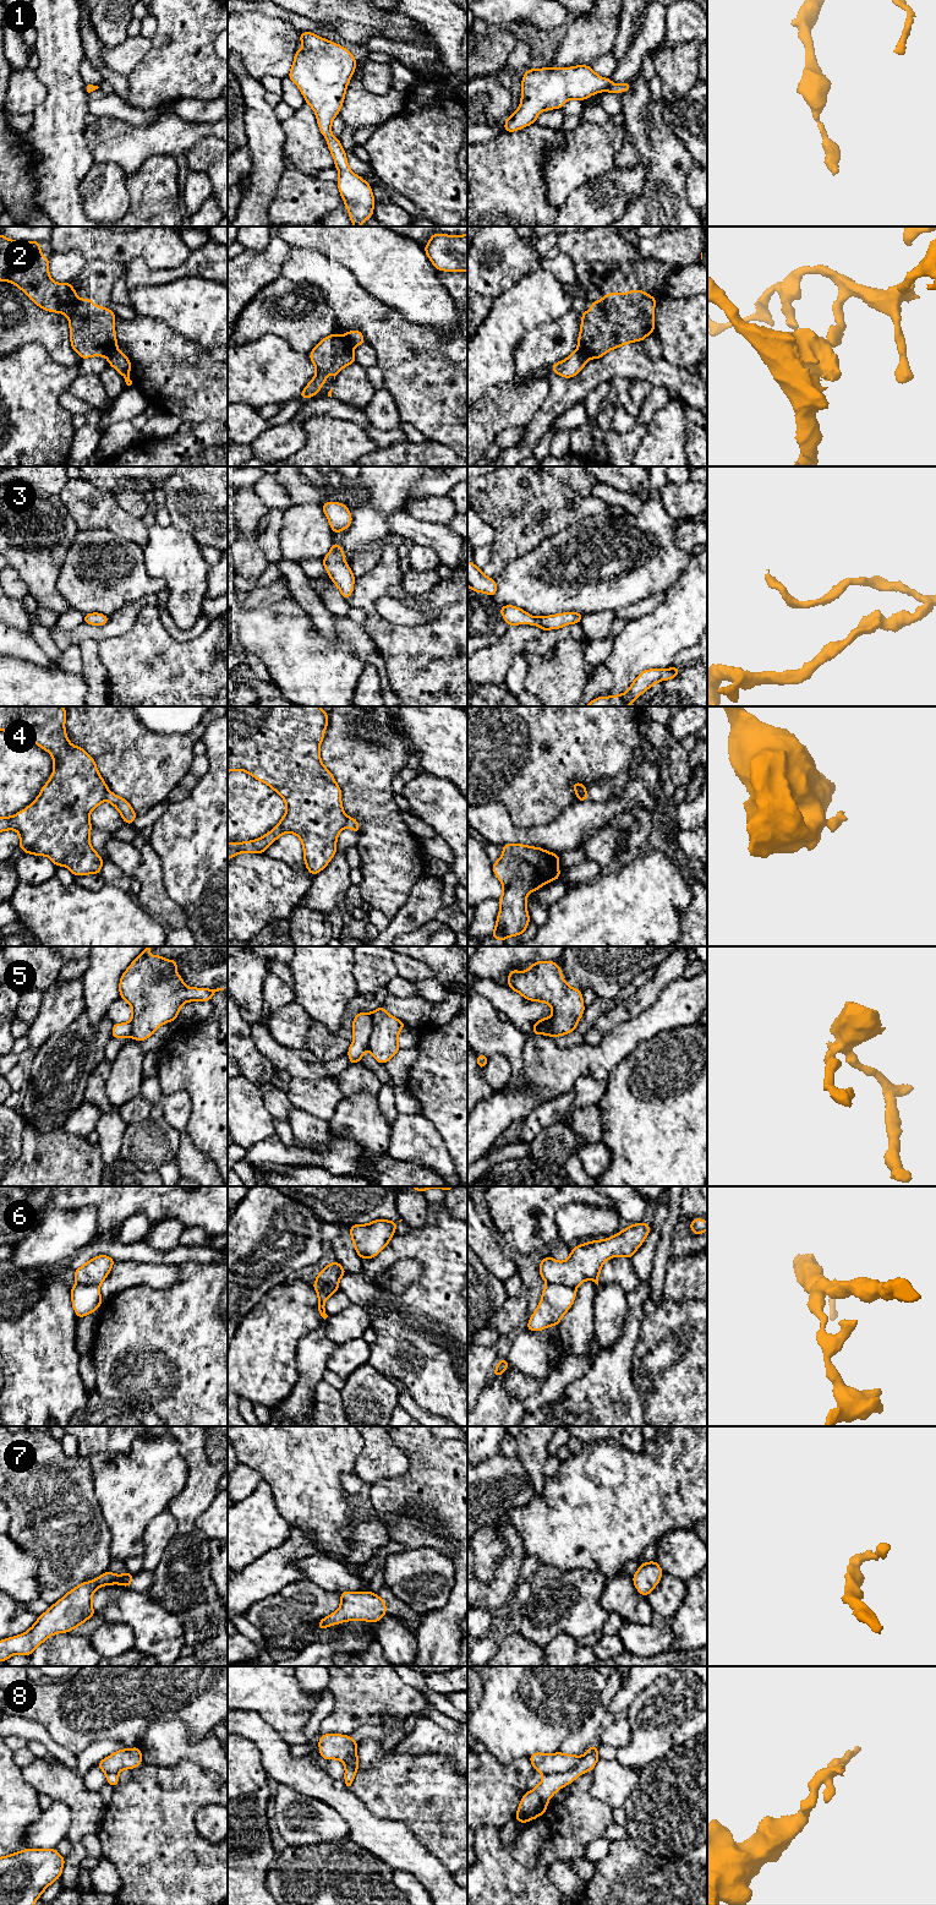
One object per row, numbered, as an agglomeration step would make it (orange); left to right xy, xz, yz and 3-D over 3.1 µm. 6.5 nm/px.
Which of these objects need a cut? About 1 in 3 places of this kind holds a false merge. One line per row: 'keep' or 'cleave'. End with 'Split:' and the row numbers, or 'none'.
1: keep
2: cleave
3: keep
4: cleave
5: cleave
6: cleave
7: keep
8: cleave
Split: 2, 4, 5, 6, 8

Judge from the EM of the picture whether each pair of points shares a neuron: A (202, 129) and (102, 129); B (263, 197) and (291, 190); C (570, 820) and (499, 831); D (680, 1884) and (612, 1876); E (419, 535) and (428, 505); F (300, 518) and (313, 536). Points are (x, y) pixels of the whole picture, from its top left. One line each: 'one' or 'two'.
A: one
B: two
C: one
D: one
E: two
F: one

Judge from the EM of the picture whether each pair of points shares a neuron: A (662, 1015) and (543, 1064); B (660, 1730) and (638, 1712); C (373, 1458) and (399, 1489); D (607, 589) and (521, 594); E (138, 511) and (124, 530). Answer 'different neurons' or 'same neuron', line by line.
A: same neuron
B: same neuron
C: different neurons
D: same neuron
E: different neurons

